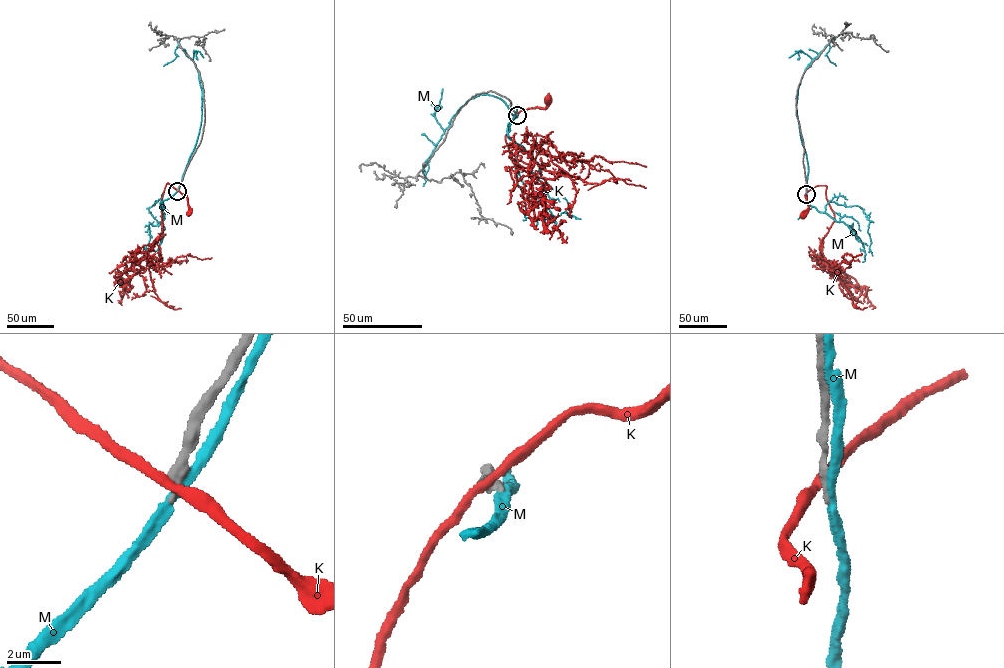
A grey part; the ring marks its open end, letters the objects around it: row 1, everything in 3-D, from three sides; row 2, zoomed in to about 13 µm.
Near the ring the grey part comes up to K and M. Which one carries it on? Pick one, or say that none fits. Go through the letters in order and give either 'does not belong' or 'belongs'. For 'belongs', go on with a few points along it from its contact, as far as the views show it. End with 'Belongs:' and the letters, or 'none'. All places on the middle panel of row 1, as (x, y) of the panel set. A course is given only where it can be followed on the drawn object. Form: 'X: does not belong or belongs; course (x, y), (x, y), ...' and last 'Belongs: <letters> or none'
K: does not belong
M: does not belong
Belongs: none

